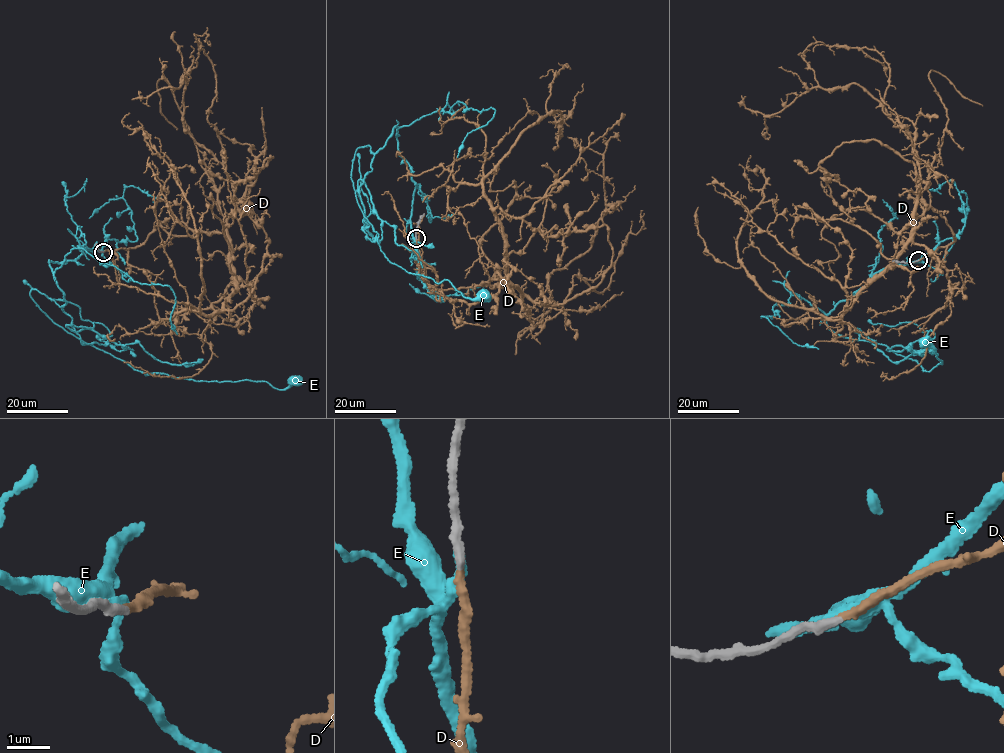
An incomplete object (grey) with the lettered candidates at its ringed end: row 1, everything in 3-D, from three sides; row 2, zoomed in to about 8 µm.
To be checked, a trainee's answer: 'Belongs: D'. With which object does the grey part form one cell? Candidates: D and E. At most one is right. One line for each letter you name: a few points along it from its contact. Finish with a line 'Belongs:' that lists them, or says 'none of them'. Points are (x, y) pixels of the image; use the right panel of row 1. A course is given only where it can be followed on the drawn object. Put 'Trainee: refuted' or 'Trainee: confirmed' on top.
Trainee: confirmed
D: via (918, 260), (953, 242), (927, 206), (837, 319), (774, 300), (738, 257), (766, 181), (751, 156)
Belongs: D

